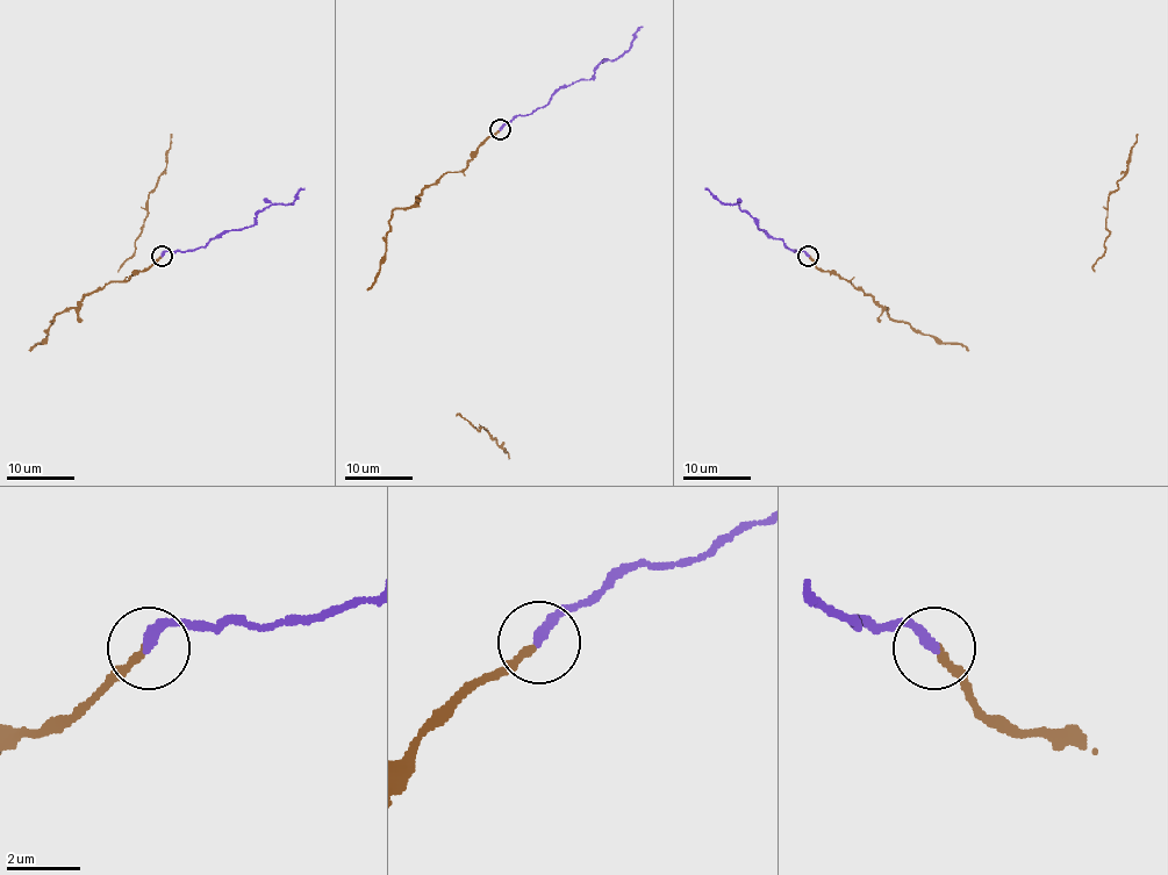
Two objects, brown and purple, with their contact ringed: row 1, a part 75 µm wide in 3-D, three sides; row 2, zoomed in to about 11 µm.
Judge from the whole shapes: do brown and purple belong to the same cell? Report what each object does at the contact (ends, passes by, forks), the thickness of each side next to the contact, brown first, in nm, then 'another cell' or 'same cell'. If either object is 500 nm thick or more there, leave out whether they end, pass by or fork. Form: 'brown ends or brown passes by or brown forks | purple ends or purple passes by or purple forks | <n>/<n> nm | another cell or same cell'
brown ends | purple ends | 190/280 nm | same cell

